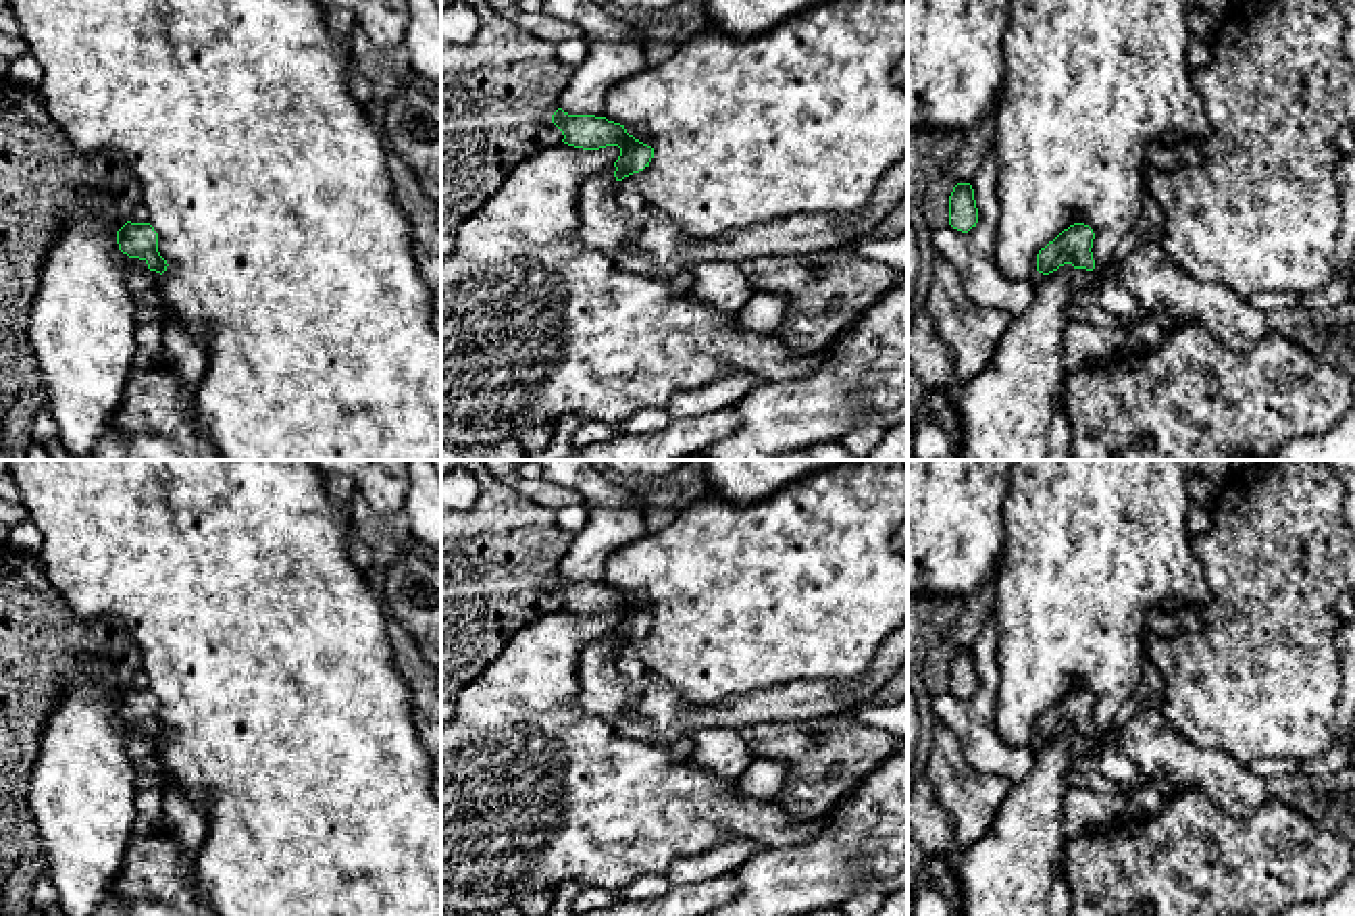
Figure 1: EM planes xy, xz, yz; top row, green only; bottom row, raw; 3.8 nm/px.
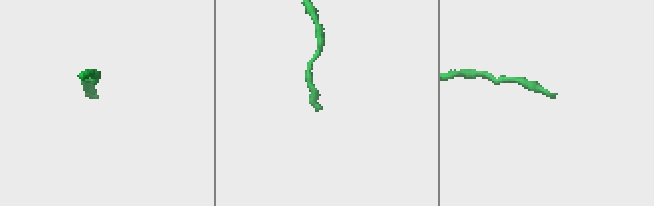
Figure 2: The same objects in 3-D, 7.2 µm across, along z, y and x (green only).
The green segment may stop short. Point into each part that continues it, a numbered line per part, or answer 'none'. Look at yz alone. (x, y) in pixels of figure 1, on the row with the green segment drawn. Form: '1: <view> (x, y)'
1: yz (1081, 280)

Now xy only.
1: xy (142, 280)

